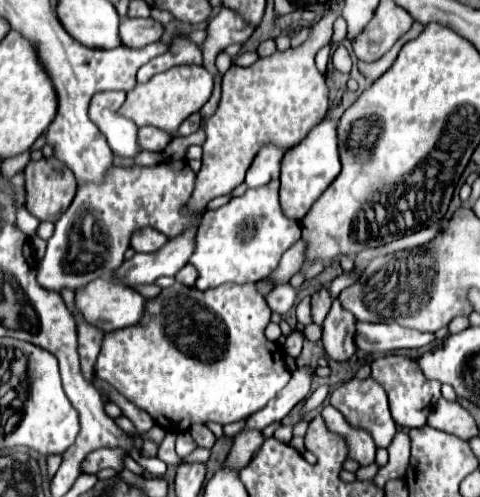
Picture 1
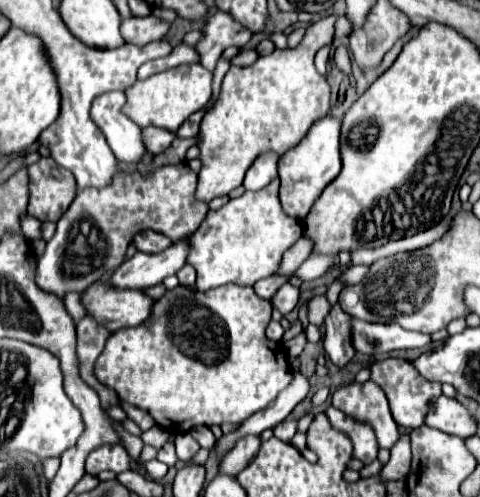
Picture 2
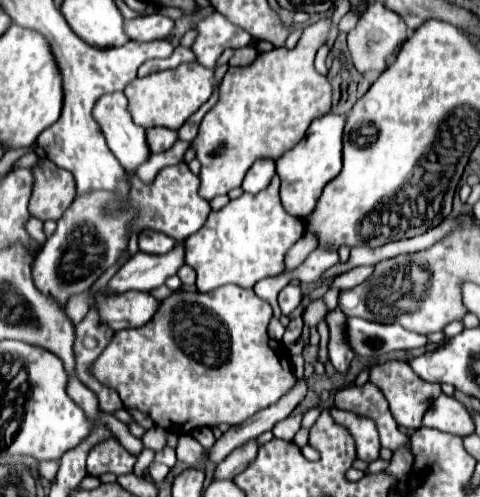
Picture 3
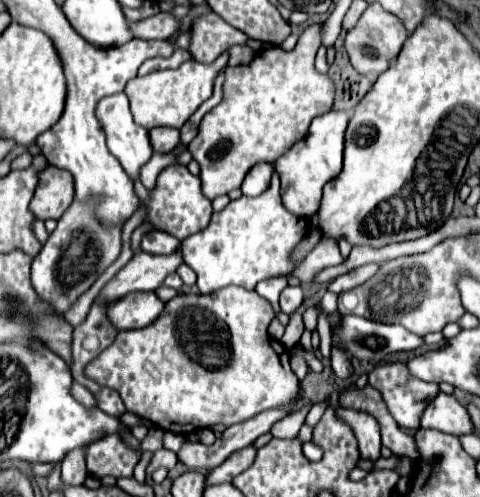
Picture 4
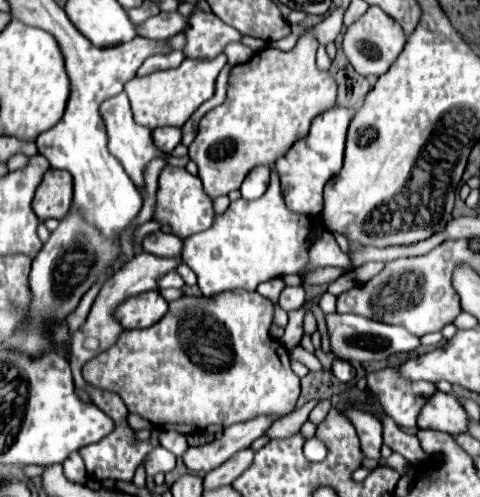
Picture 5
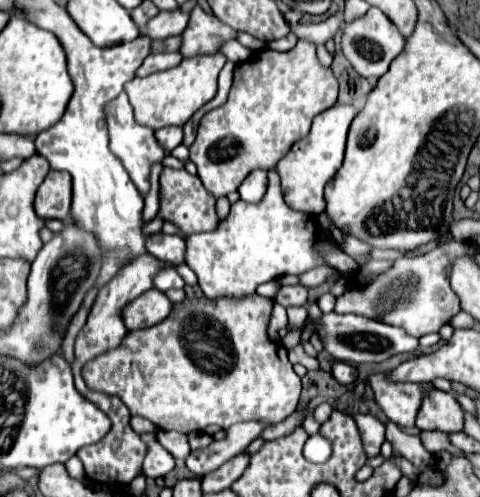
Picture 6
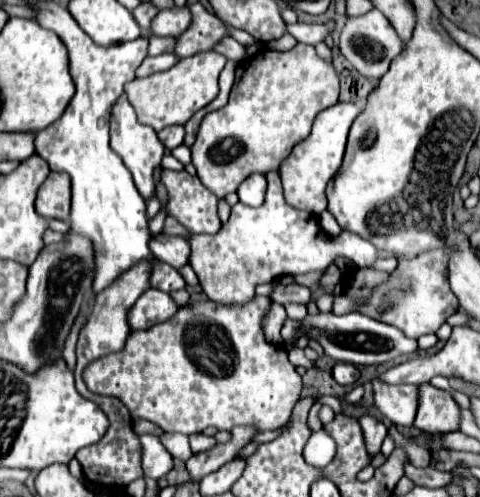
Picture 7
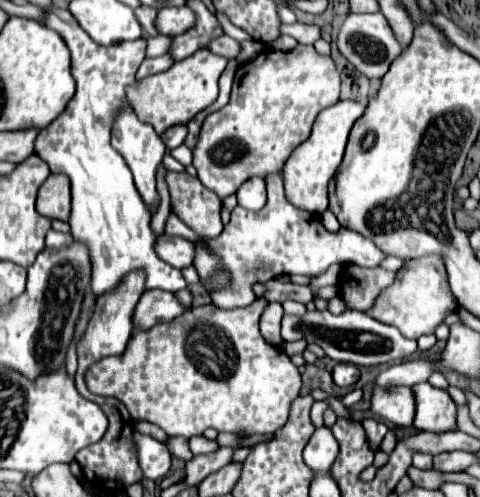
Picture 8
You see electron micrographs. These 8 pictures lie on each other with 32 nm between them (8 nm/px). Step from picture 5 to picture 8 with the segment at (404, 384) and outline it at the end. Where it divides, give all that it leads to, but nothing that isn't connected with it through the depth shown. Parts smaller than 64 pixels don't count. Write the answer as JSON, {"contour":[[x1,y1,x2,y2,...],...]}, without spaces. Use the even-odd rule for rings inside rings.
{"contour":[[408,386,404,388,374,388,370,414,378,416,394,426,408,428,414,420,414,396]]}

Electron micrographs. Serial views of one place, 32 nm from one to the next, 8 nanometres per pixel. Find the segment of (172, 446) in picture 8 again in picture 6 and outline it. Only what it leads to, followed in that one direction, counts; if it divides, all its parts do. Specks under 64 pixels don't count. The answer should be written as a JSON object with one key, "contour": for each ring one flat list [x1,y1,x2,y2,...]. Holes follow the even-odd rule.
{"contour":[[160,430,157,434,158,441,174,457,187,457,191,451,188,437,174,431]]}

